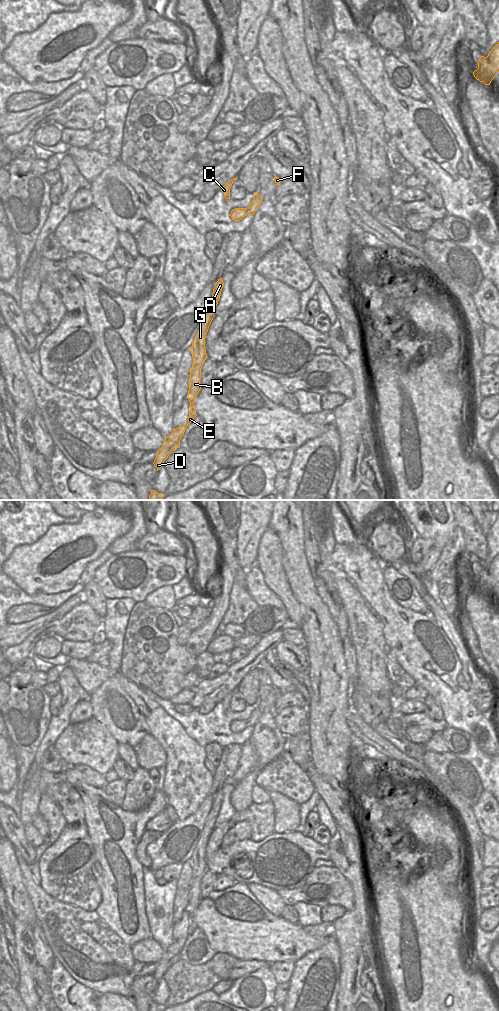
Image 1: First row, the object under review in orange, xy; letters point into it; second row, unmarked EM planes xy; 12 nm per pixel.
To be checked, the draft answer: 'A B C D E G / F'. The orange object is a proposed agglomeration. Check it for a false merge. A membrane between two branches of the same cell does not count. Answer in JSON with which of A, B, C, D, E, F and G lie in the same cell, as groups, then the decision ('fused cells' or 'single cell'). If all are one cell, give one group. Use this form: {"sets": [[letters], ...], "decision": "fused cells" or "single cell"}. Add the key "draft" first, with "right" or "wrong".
{"draft": "right", "sets": [["A", "B", "C", "D", "E", "G"], ["F"]], "decision": "fused cells"}

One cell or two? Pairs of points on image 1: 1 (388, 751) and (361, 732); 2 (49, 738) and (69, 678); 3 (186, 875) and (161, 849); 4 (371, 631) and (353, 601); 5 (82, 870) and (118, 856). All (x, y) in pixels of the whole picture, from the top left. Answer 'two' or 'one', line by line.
1: one
2: one
3: two
4: one
5: two

